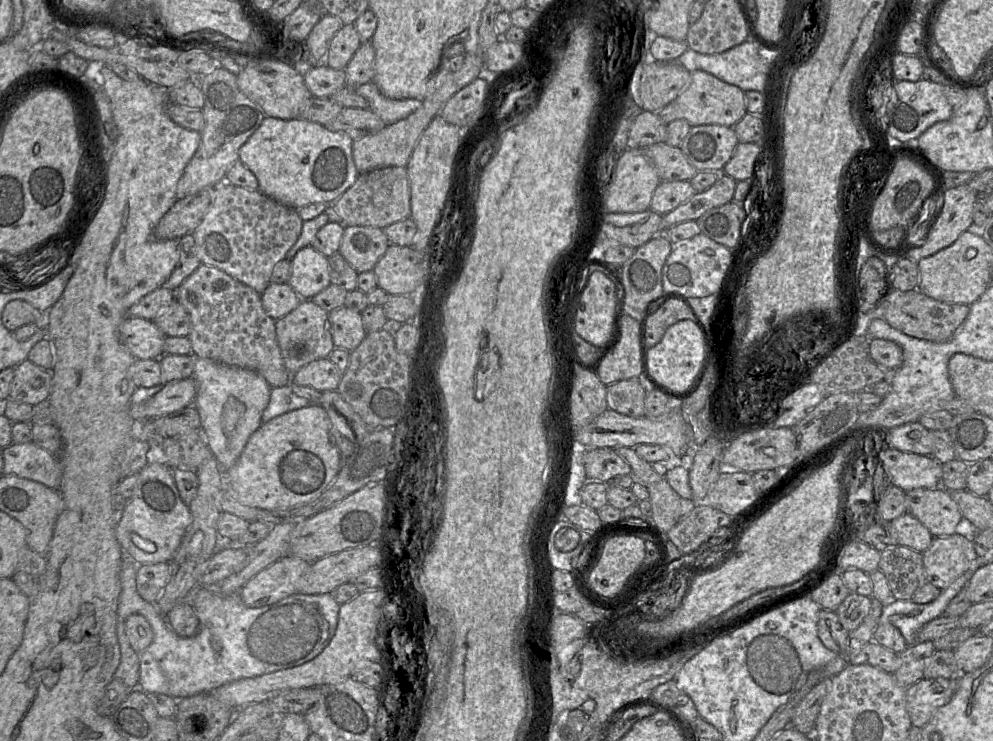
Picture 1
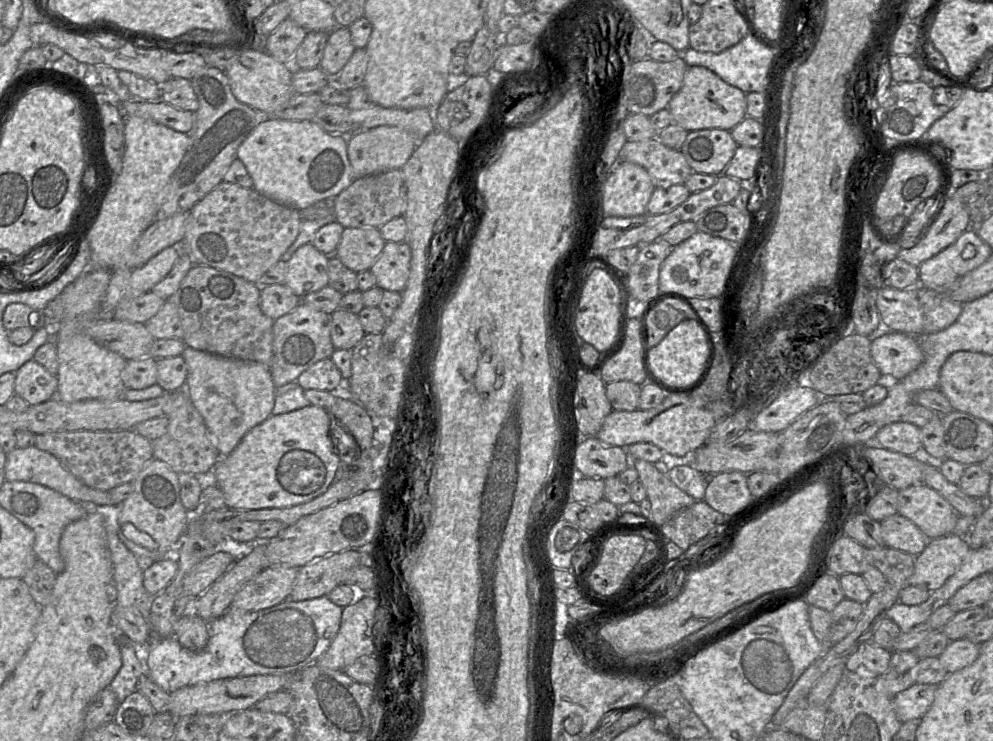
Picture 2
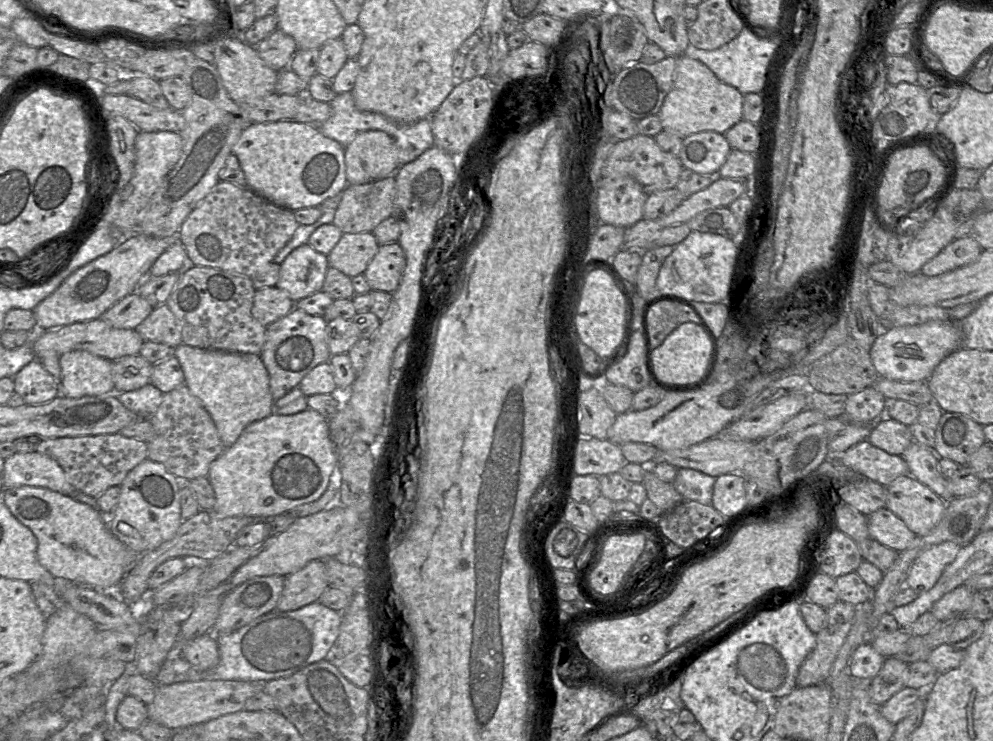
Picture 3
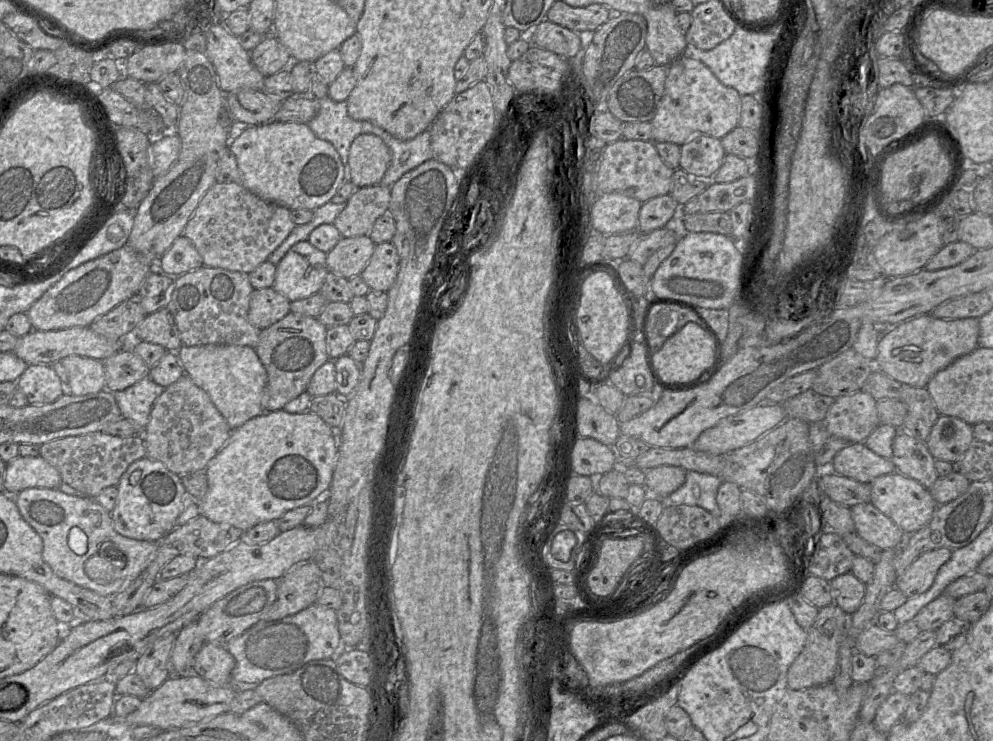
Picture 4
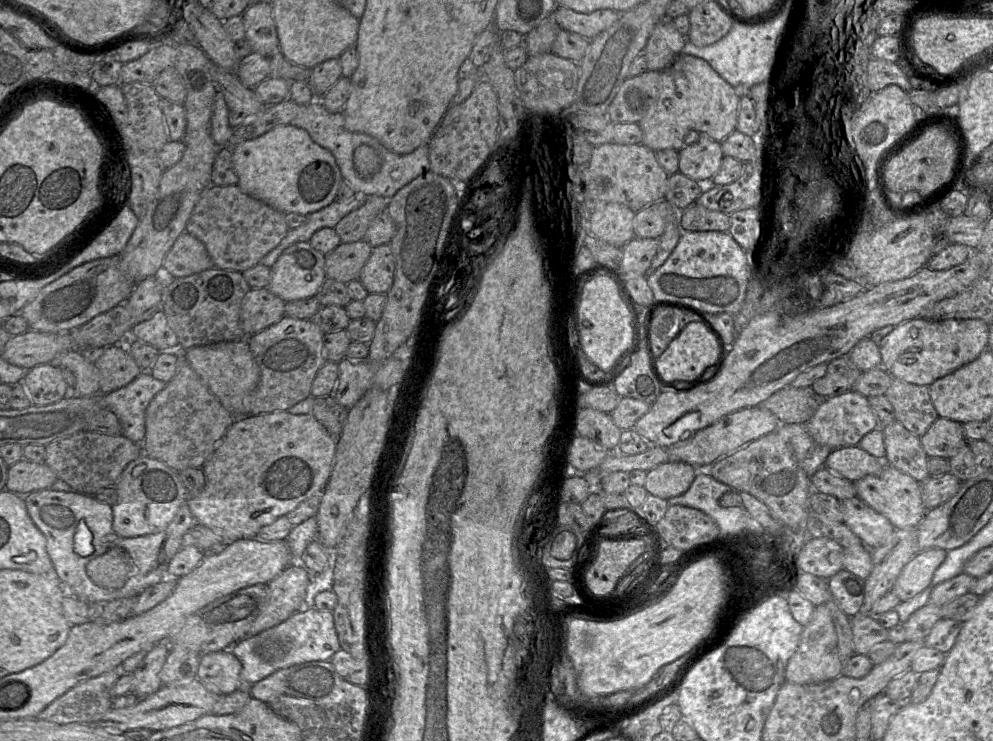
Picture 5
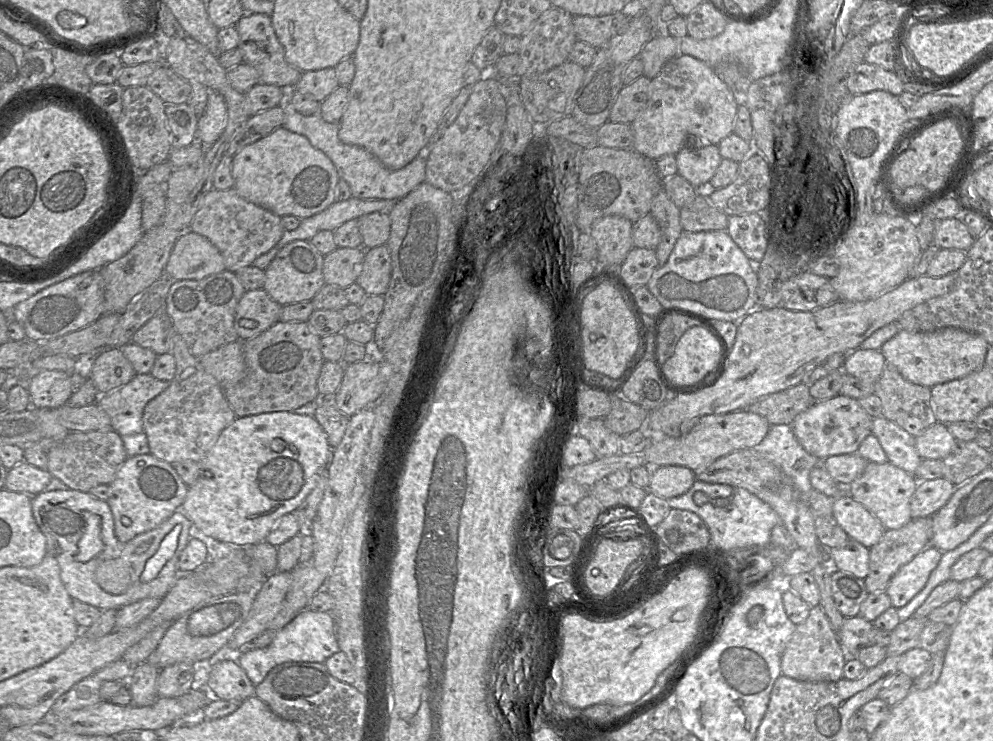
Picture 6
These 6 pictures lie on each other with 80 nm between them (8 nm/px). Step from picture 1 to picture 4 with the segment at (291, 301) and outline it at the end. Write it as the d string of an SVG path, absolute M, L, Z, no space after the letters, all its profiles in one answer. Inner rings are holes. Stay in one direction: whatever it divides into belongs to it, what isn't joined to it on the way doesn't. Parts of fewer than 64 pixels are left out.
M273 288L253 290L248 308L249 322L264 330L290 312L290 301Z

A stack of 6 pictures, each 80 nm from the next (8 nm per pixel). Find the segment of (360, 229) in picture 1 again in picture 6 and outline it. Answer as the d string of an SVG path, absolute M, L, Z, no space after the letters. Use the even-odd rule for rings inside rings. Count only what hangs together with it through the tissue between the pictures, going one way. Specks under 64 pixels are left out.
M336 248L323 258L324 283L338 286L342 289L355 283L358 269L365 255L365 249Z

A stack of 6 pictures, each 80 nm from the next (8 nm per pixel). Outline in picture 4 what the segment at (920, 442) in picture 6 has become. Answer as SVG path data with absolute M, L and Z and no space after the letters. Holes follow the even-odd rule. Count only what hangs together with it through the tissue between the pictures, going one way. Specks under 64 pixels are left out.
M940 415L925 443L935 459L955 463L963 457L973 440L971 424L957 417Z

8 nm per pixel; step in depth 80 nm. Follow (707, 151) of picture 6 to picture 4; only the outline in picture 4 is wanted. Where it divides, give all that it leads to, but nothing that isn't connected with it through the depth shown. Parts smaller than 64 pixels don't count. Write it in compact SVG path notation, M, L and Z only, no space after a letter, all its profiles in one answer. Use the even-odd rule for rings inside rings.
M709 135L693 136L681 145L679 167L698 177L713 177L725 155L719 138Z

